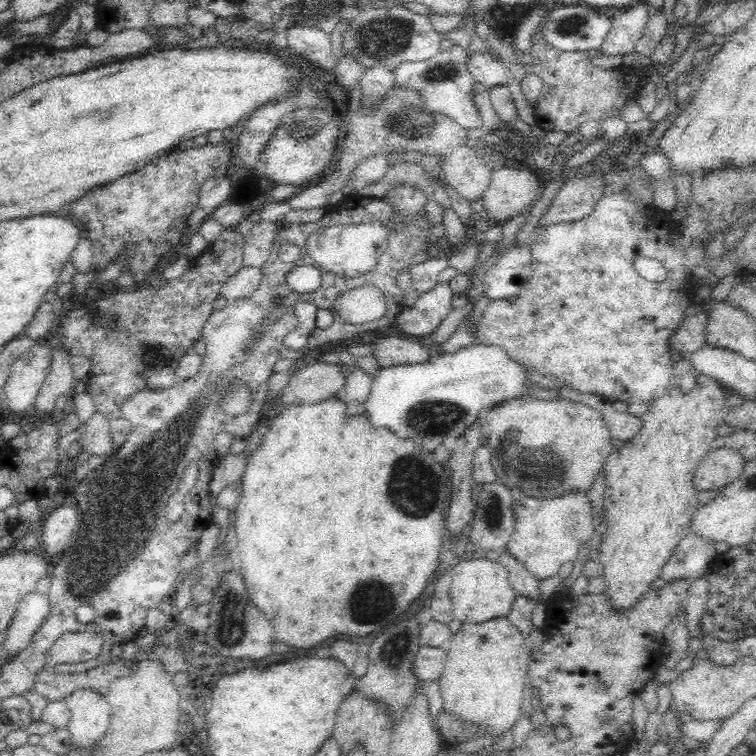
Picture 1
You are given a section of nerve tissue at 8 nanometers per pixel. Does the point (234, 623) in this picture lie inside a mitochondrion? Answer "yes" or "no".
yes

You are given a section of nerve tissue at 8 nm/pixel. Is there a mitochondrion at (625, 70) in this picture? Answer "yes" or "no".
no

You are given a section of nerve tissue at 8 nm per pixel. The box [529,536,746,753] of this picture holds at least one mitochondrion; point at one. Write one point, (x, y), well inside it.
(606, 720)

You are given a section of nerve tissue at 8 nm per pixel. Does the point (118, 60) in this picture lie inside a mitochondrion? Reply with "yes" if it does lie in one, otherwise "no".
no

